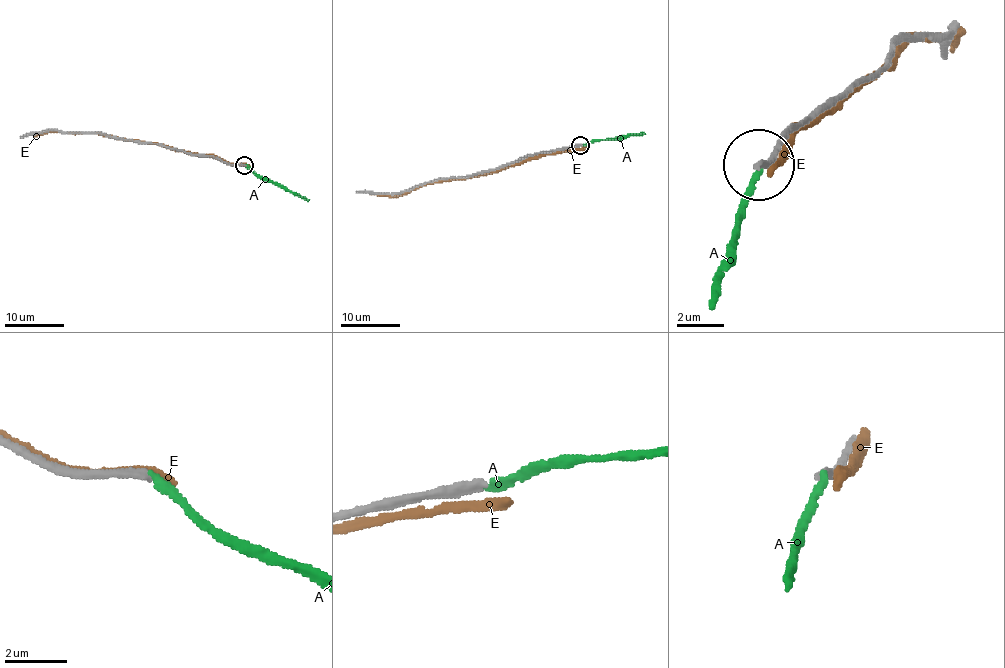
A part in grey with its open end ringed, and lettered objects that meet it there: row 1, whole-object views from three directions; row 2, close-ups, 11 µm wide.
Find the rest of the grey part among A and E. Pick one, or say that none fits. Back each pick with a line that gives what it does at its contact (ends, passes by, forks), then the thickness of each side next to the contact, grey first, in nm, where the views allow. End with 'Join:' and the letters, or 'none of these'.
A: it ends there; 280 nm thick on the grey side, 260 nm on the other
Join: A

